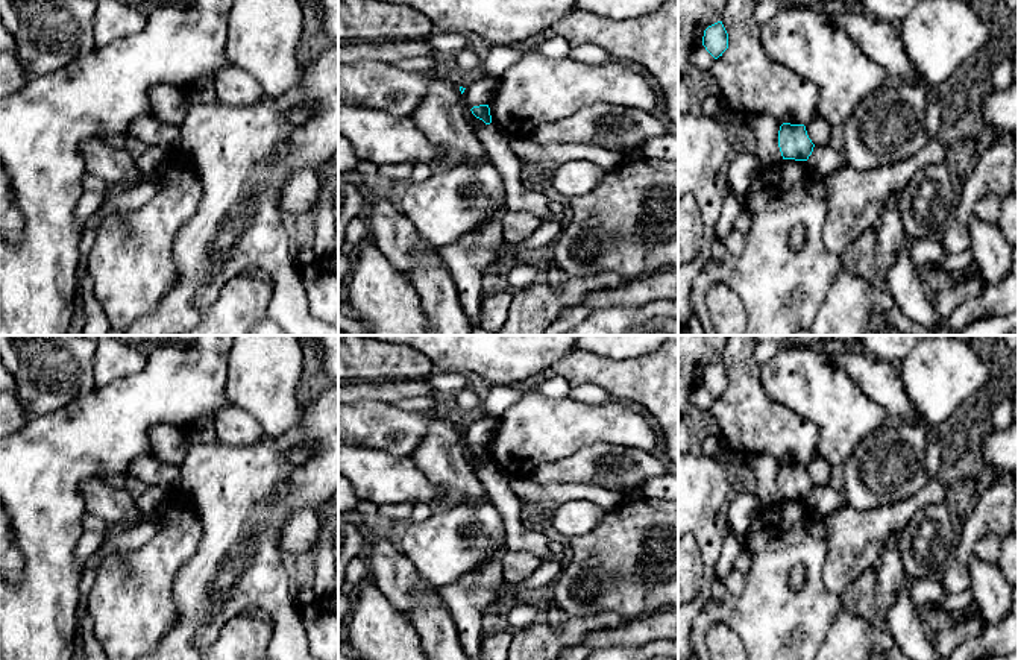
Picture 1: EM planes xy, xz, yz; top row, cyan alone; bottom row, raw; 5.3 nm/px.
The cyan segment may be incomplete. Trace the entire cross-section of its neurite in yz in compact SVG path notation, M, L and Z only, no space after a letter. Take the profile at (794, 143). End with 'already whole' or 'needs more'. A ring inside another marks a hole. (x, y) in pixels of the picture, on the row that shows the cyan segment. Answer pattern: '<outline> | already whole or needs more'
M783 123L778 130L778 147L783 159L807 161L815 144L804 124Z | already whole

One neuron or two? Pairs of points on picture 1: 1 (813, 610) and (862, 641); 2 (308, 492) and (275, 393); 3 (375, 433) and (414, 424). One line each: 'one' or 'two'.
1: two
2: two
3: one

